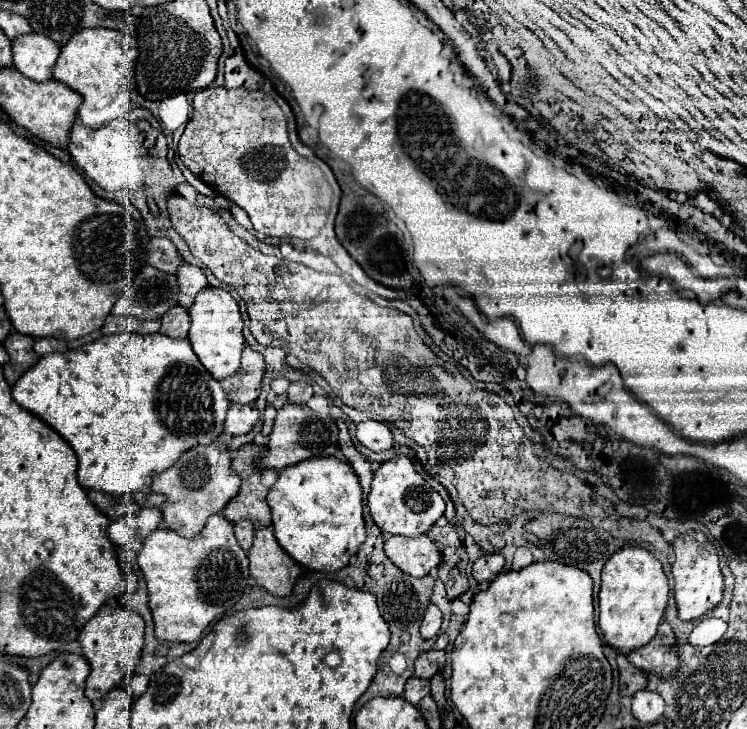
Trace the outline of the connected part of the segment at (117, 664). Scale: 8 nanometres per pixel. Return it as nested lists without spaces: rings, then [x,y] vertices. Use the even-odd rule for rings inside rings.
[[[104,606],[86,626],[84,630],[80,632],[78,636],[78,642],[82,644],[82,654],[84,658],[90,662],[90,676],[86,680],[86,698],[90,702],[96,702],[96,700],[102,700],[112,688],[120,686],[122,680],[130,678],[134,672],[136,672],[136,666],[140,662],[140,656],[142,656],[142,648],[144,648],[144,620],[140,614],[132,612],[132,610],[126,610],[122,606],[118,606],[116,610],[112,606]]]

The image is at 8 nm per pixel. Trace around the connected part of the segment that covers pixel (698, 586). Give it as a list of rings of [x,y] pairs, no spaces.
[[[700,530],[684,532],[674,542],[676,562],[672,564],[674,574],[674,598],[678,606],[678,618],[688,622],[694,618],[704,616],[708,610],[712,610],[720,600],[724,592],[724,576],[718,566],[718,552],[716,546],[706,538]]]

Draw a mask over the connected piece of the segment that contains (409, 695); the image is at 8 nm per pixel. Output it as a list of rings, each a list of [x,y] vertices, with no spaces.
[[[412,676],[408,682],[406,682],[406,690],[404,690],[404,698],[410,702],[410,704],[420,704],[420,700],[424,696],[430,694],[430,682],[428,680],[422,680],[422,678],[416,678]]]

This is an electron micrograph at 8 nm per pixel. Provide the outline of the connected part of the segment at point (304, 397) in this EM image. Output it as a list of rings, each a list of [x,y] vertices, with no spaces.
[[[292,382],[288,388],[288,402],[292,404],[306,404],[312,398],[312,386],[310,382]]]

